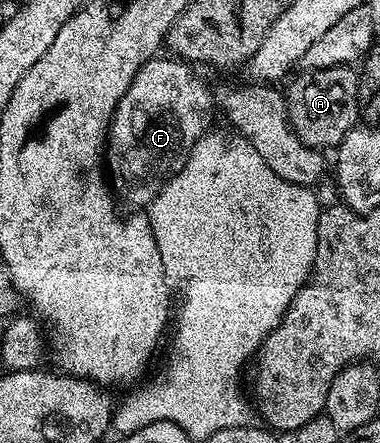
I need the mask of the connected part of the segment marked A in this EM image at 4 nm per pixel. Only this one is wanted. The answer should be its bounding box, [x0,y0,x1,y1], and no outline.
[285,66,361,152]

